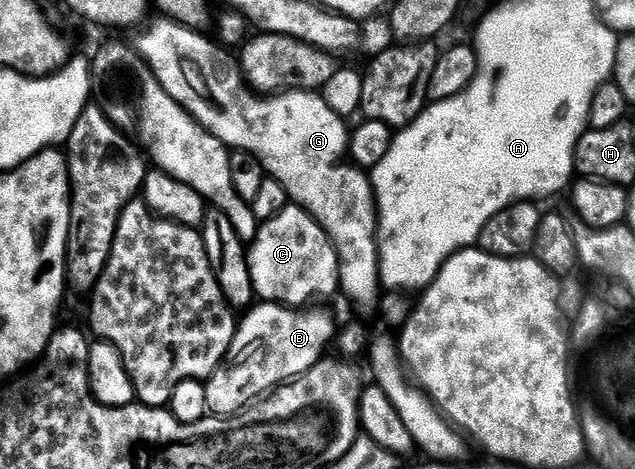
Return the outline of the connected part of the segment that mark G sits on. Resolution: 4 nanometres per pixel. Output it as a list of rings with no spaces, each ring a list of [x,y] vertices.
[[[159,19],[137,41],[134,41],[134,48],[141,57],[144,58],[150,68],[152,74],[158,79],[158,83],[162,83],[162,87],[166,91],[166,95],[170,95],[170,99],[174,99],[181,105],[185,111],[192,116],[203,129],[209,129],[210,132],[217,137],[223,145],[227,145],[229,150],[235,151],[241,149],[250,155],[254,155],[262,163],[265,174],[274,179],[278,179],[278,183],[282,183],[282,187],[286,187],[288,192],[289,202],[295,203],[300,208],[305,209],[318,224],[328,232],[332,238],[334,247],[338,251],[338,263],[340,264],[340,289],[348,297],[353,297],[356,301],[361,301],[362,304],[368,305],[372,300],[375,302],[381,296],[382,286],[380,283],[380,249],[376,245],[376,194],[372,191],[371,176],[359,165],[346,159],[350,153],[350,129],[345,118],[339,117],[328,104],[325,103],[323,96],[316,91],[281,91],[271,95],[257,95],[246,84],[246,78],[241,70],[240,62],[235,56],[232,57],[227,48],[223,44],[217,43],[211,37],[203,37],[203,32],[190,29],[186,25],[180,25],[177,21],[171,19]]]

